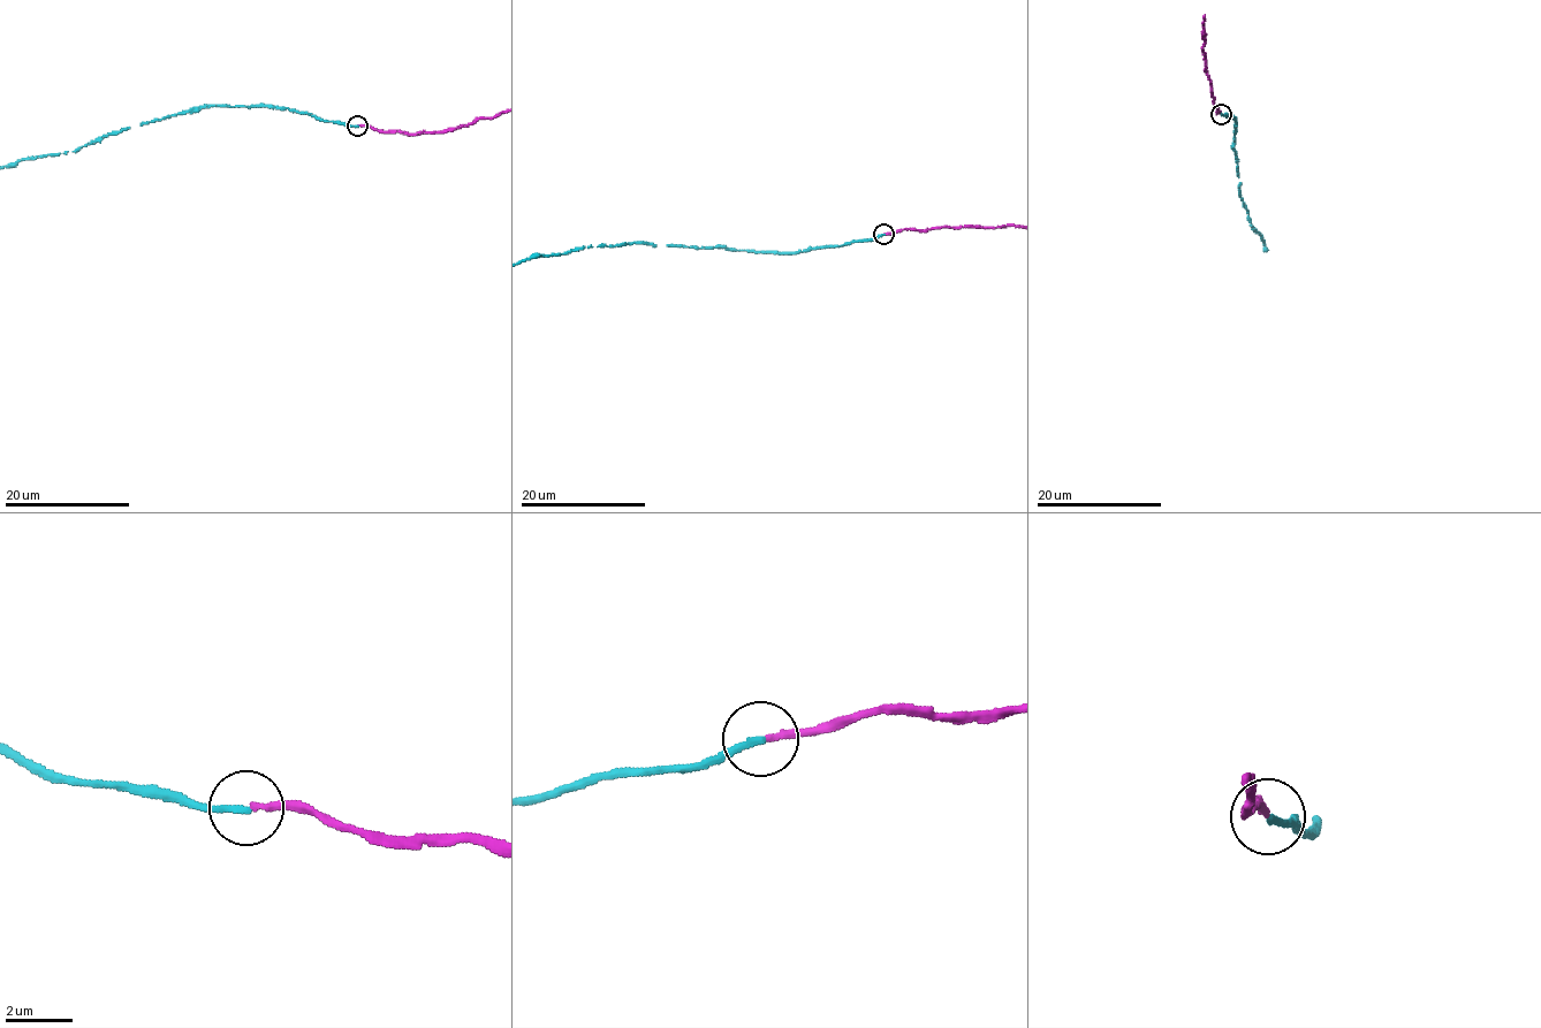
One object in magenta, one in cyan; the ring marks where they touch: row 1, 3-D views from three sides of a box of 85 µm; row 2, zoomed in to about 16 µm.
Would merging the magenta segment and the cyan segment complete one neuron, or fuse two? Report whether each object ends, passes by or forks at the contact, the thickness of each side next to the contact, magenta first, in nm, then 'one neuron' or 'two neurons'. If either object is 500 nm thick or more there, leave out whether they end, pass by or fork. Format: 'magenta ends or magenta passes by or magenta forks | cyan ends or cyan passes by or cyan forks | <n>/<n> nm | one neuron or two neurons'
magenta ends | cyan ends | 200/200 nm | two neurons

